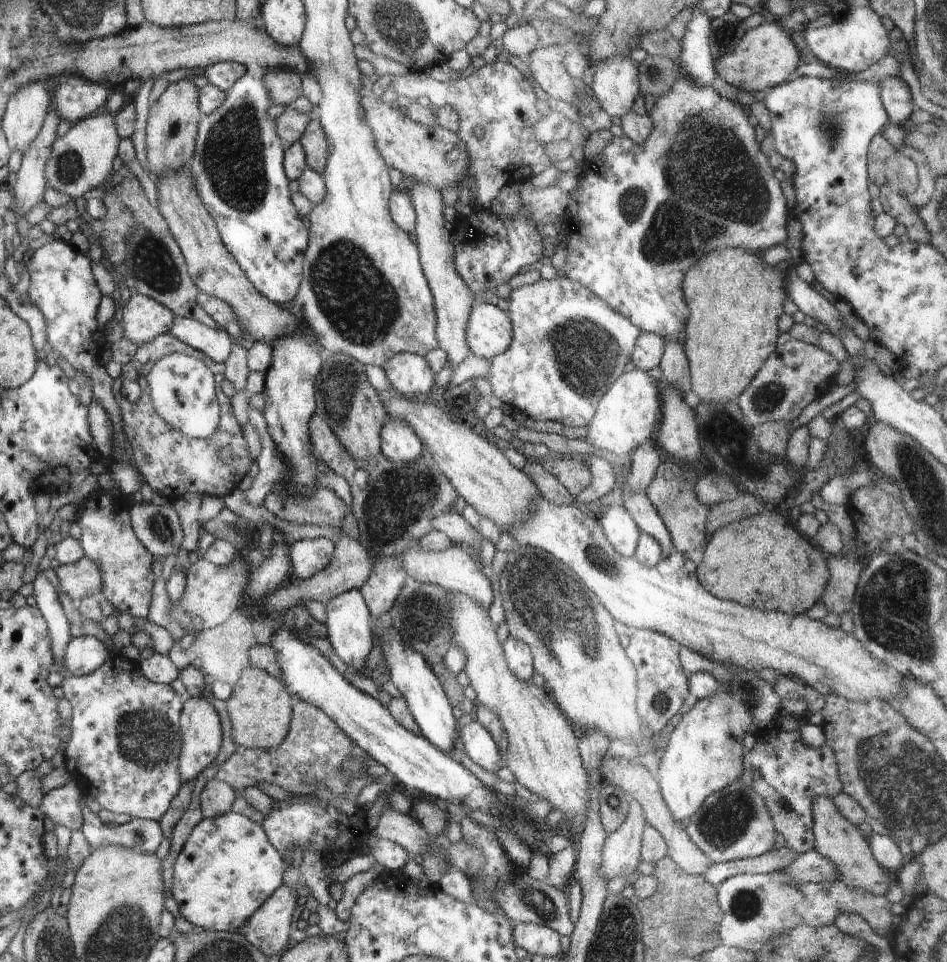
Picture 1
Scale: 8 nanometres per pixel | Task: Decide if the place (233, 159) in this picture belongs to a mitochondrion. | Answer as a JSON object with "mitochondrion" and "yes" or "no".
{"mitochondrion":"yes"}

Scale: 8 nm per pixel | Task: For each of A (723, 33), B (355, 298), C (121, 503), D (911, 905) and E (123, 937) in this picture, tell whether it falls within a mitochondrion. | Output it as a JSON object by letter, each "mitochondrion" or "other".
{"A":"mitochondrion","B":"mitochondrion","C":"other","D":"other","E":"mitochondrion"}

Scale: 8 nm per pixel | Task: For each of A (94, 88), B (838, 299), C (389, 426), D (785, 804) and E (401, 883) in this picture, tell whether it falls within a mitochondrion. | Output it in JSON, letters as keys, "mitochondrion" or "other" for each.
{"A":"other","B":"other","C":"other","D":"mitochondrion","E":"other"}

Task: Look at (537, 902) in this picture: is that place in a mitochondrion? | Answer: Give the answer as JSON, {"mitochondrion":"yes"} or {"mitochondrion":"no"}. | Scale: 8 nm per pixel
{"mitochondrion":"yes"}

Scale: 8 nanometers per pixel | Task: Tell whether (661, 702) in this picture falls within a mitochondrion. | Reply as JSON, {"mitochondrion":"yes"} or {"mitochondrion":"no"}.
{"mitochondrion":"yes"}

